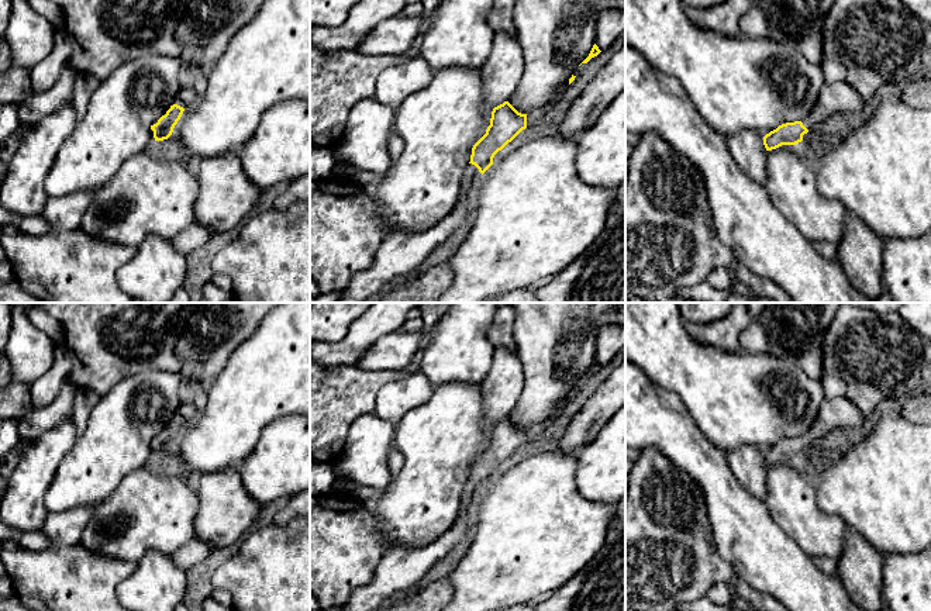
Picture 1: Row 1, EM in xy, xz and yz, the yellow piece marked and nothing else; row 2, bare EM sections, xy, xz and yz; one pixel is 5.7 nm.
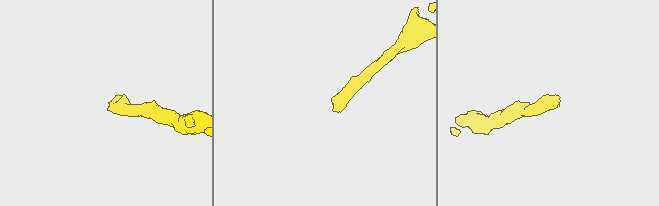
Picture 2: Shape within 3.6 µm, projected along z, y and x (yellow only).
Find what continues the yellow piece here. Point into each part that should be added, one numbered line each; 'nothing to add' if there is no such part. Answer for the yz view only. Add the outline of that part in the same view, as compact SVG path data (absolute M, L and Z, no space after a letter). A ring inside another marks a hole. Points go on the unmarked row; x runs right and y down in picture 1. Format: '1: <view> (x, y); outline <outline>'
1: yz (835, 414); outline M845 397L825 398L807 434L801 435L808 445L803 456L820 451L831 443L844 429L858 429L863 424L863 414Z

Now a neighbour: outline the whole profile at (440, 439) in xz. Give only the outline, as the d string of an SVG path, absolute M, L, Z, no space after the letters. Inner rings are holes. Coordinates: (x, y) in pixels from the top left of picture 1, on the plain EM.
M448 382L435 387L432 397L410 410L397 424L394 448L404 456L401 472L392 477L376 507L375 524L382 539L393 548L424 548L442 536L456 521L463 487L470 477L473 460L486 449L492 427L483 424L482 384Z

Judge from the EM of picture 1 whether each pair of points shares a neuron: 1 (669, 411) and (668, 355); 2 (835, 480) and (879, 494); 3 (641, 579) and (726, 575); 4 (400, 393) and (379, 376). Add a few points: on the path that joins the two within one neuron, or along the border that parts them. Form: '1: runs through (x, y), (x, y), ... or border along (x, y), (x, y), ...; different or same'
1: border along (642, 372), (655, 383), (671, 390), (690, 417); different
2: runs through (847, 480), (850, 483), (868, 484); same
3: runs through (662, 576), (704, 575); same
4: border along (417, 370), (386, 382), (378, 392), (373, 411); different

